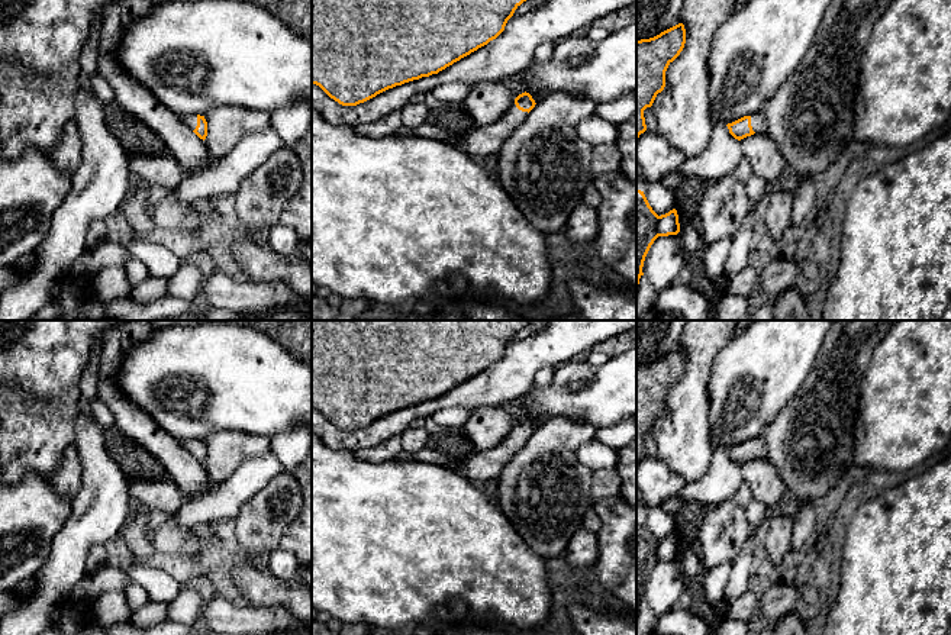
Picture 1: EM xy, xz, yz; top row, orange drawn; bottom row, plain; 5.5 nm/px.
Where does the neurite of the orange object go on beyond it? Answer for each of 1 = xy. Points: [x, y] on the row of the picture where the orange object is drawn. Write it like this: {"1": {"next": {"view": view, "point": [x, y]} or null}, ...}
{"1": {"next": null}}

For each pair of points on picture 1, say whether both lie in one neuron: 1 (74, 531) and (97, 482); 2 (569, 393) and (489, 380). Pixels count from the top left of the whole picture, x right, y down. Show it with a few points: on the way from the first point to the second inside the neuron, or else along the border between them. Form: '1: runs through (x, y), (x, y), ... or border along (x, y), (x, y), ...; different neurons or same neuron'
1: runs through (86, 519), (97, 508), (97, 493); same neuron
2: border along (531, 389), (518, 399); different neurons

